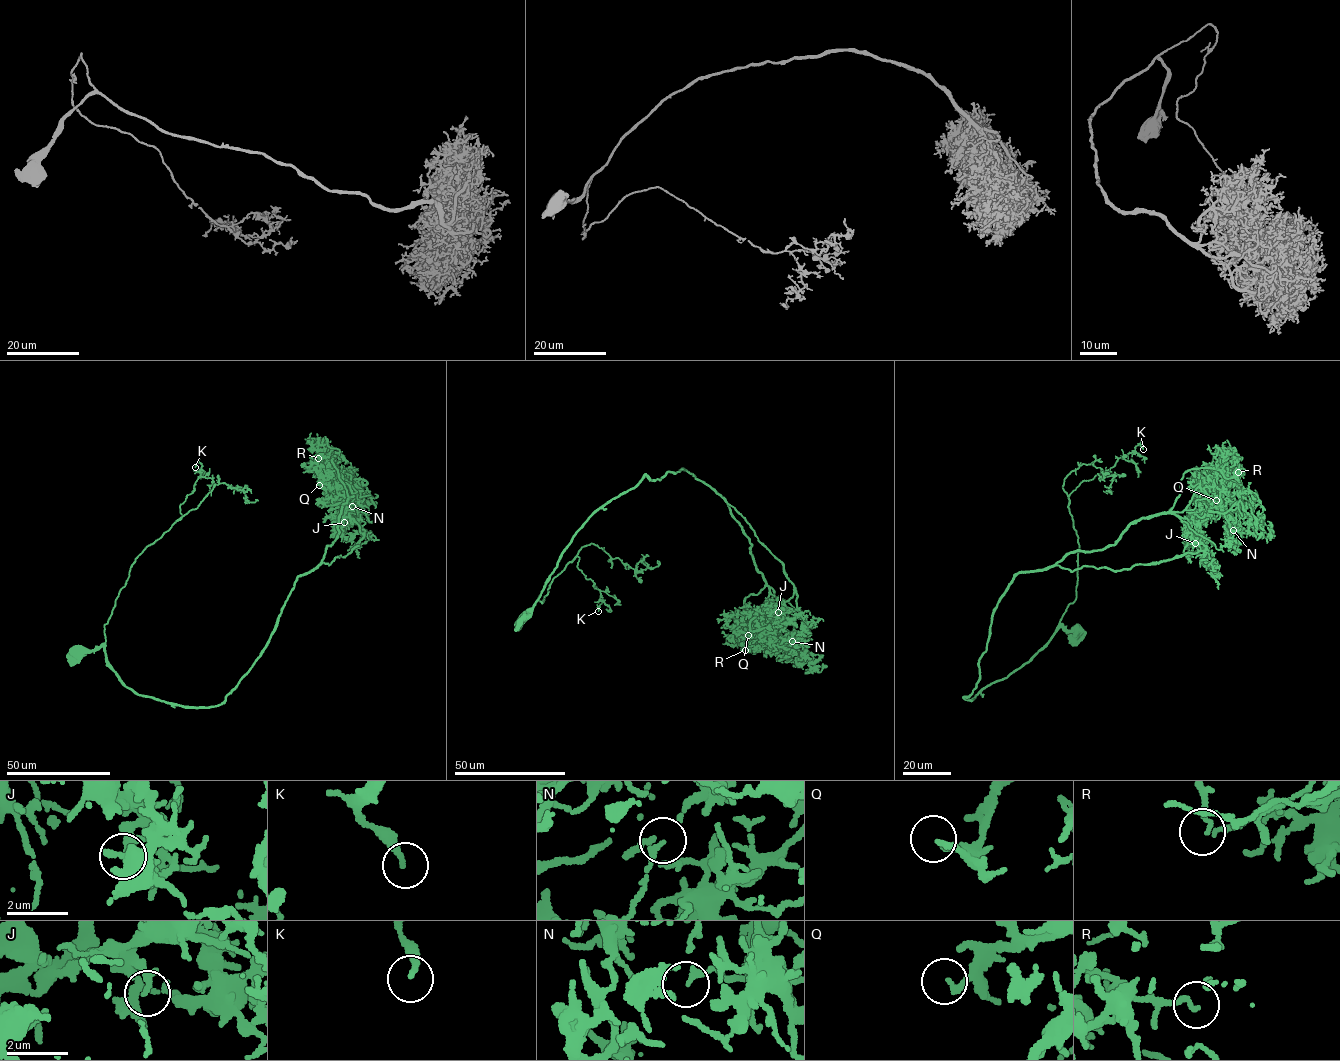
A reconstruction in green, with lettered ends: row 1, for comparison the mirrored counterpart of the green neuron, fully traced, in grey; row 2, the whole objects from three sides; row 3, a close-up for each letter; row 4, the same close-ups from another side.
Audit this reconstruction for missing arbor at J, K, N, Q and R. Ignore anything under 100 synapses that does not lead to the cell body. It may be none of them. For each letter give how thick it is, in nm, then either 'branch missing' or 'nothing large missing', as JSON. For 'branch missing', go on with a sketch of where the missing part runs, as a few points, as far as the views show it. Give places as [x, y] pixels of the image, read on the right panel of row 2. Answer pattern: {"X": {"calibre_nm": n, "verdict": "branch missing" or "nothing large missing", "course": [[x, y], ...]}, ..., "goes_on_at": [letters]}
{"J": {"calibre_nm": 240, "verdict": "nothing large missing"}, "K": {"calibre_nm": 200, "verdict": "nothing large missing"}, "N": {"calibre_nm": 110, "verdict": "nothing large missing"}, "Q": {"calibre_nm": 190, "verdict": "nothing large missing"}, "R": {"calibre_nm": 90, "verdict": "nothing large missing"}, "goes_on_at": []}

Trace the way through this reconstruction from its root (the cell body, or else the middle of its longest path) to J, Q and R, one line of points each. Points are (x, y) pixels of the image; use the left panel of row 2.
J: (78, 653), (103, 645), (137, 694), (217, 706), (298, 576), (358, 546), (344, 522)
Q: (78, 653), (103, 645), (137, 694), (223, 702), (338, 533), (350, 487), (338, 472), (319, 485)
R: (78, 653), (103, 645), (137, 694), (223, 702), (338, 533), (347, 490), (335, 456), (318, 458)

